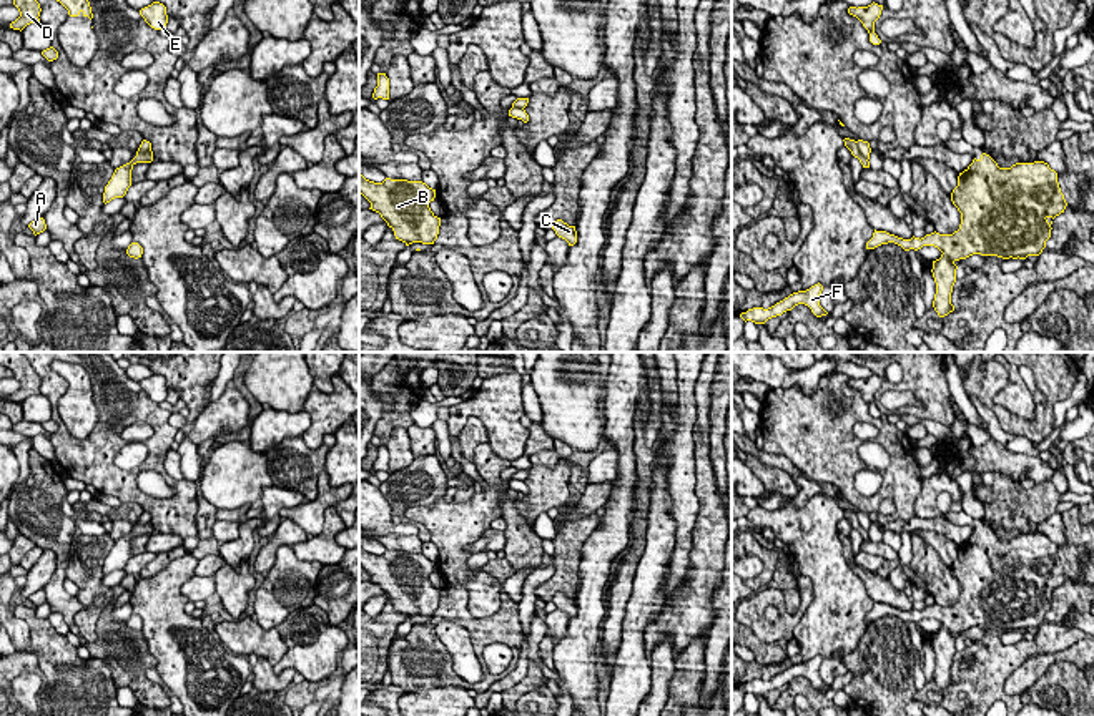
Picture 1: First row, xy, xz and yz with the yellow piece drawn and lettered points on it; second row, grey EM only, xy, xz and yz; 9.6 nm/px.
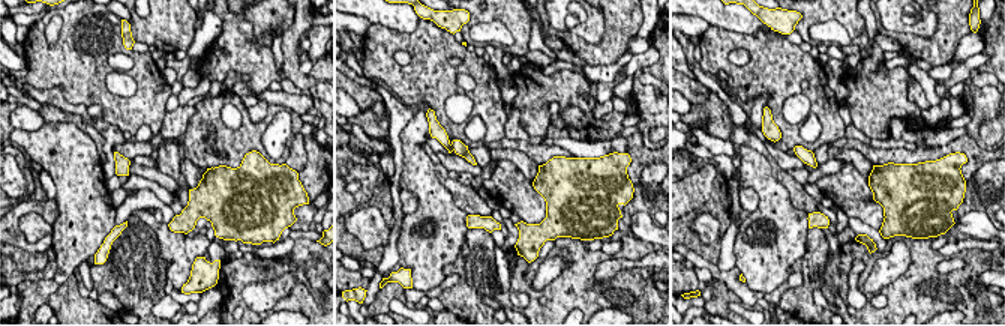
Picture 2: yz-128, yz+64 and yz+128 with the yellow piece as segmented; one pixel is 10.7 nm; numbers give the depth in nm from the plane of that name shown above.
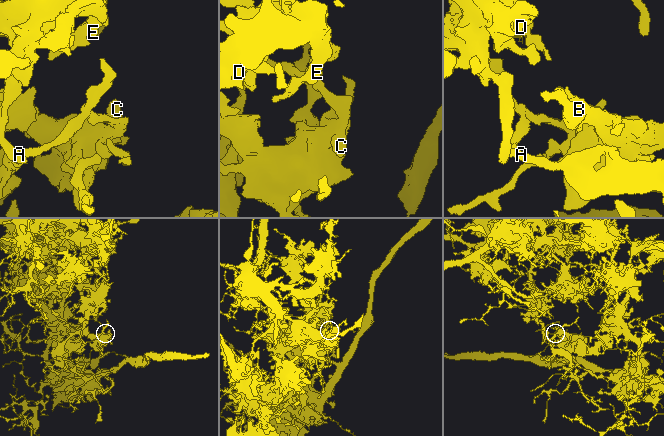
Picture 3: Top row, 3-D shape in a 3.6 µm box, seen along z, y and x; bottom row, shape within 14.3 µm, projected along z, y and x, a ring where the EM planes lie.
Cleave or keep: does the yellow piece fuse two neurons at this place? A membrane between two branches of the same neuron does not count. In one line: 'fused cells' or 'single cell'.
fused cells

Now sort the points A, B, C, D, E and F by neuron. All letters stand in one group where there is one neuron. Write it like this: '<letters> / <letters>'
A / B C D E F

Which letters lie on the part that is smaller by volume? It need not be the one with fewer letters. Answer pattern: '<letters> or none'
A

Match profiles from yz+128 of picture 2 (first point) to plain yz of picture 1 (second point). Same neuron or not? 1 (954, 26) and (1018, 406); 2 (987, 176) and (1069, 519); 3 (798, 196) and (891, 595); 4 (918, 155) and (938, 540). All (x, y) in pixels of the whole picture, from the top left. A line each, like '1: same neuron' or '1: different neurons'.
1: different neurons
2: different neurons
3: same neuron
4: different neurons

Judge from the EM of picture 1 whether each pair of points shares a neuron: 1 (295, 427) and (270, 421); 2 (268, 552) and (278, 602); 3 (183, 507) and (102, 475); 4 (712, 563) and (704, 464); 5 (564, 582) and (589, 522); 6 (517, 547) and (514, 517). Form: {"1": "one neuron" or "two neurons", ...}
{"1": "one neuron", "2": "two neurons", "3": "one neuron", "4": "one neuron", "5": "one neuron", "6": "one neuron"}

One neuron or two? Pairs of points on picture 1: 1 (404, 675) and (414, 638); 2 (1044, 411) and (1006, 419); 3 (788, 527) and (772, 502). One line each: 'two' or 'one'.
1: one
2: one
3: two

